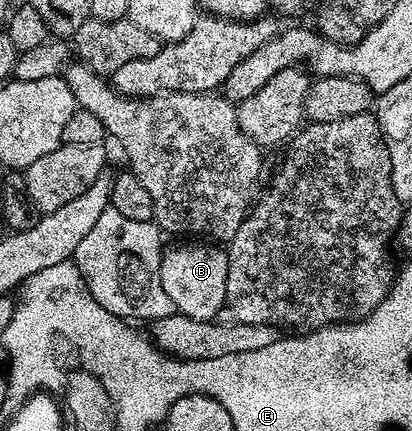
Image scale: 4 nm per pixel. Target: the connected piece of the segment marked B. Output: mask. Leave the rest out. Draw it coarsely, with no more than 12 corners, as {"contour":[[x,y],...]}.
{"contour":[[176,245],[160,258],[175,312],[212,321],[226,305],[228,254]]}

